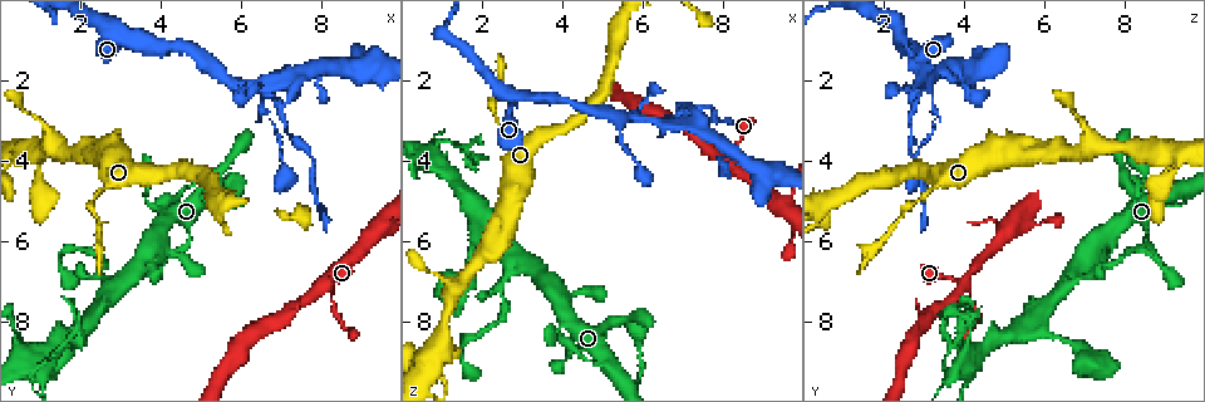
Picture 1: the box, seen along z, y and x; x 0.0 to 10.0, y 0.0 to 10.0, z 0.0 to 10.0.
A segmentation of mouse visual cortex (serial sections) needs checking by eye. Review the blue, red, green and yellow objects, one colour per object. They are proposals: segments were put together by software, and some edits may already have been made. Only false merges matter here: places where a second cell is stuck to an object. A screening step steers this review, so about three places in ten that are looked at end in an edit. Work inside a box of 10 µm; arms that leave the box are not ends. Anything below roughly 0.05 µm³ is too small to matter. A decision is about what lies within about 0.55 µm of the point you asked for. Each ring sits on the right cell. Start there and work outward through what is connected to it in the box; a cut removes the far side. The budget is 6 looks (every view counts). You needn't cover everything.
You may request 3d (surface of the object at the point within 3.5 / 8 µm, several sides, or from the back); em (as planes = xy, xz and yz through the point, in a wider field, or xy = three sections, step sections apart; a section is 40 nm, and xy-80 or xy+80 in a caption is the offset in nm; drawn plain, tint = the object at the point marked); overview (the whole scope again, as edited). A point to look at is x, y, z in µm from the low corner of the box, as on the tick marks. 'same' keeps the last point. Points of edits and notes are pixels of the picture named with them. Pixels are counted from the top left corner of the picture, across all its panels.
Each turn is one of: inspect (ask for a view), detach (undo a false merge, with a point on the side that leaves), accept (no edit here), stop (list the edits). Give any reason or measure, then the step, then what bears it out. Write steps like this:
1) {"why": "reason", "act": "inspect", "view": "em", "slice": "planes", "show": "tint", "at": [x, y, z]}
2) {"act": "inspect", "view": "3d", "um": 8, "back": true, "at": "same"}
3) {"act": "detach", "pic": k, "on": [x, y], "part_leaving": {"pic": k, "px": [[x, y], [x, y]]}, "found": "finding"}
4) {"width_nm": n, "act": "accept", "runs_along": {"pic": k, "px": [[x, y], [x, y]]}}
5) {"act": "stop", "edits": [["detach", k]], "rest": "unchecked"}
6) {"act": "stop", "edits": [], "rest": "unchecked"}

{"why": "abrupt turn", "act": "inspect", "view": "3d", "um": 3.5, "at": [2.65, 0.70, 2.30]}

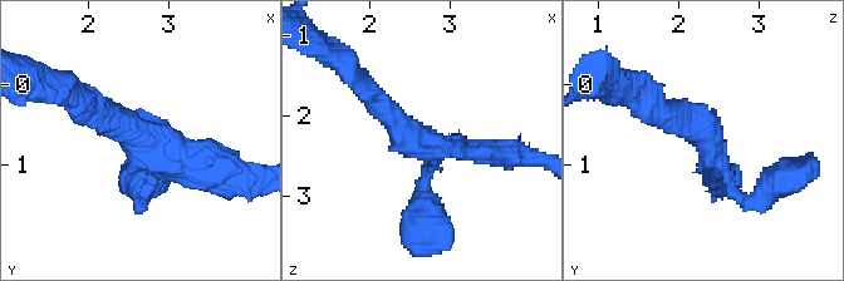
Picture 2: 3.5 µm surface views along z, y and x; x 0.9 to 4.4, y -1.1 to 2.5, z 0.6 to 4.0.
{"arms": 3, "arm_widths_nm": [150, 300, 300], "act": "inspect", "view": "em", "slice": "xy", "step": 5, "show": "tint", "at": [2.70, 0.65, 2.35]}

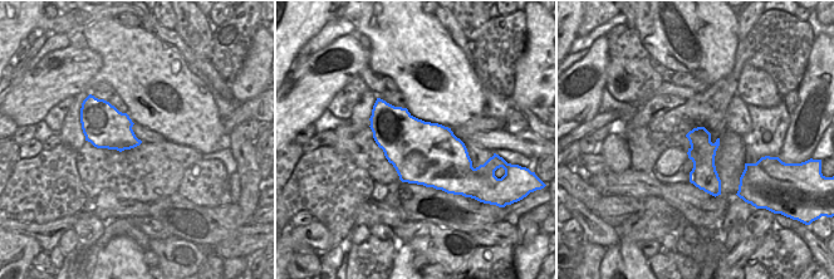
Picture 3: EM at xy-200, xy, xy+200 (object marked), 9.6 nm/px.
{"act": "inspect", "view": "em", "slice": "xy", "step": 1, "show": "tint", "at": "same"}

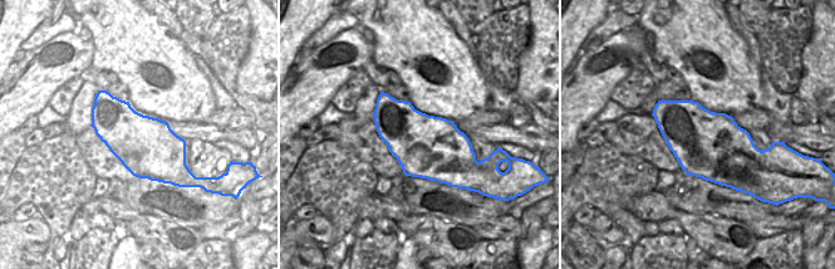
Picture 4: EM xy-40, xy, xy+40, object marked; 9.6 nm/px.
{"act": "accept", "runs_along": {"pic": 2, "px": [[751, 201], [696, 124], [654, 106]]}, "found": "all the same cell"}

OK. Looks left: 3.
{"why": "four arms meet", "act": "inspect", "view": "3d", "um": 8, "at": [6.50, 2.15, 3.15]}

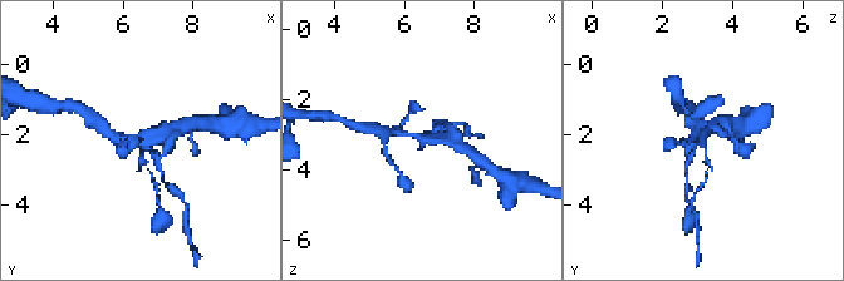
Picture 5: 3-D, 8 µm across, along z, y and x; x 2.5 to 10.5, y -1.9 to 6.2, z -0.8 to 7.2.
{"act": "inspect", "view": "3d", "um": 3.5, "at": "same"}

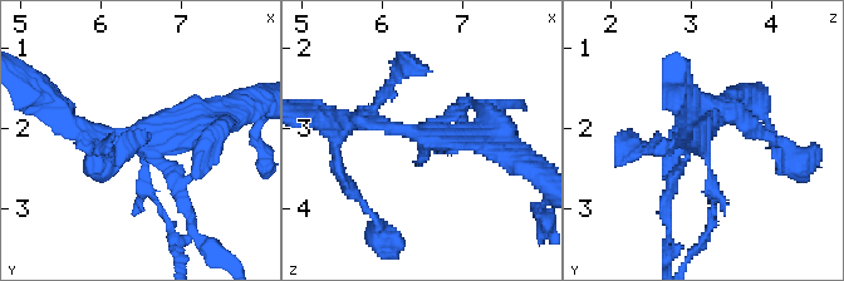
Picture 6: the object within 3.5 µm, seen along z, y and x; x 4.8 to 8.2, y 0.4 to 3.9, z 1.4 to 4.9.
{"arms": 4, "arm_widths_nm": [100, 150, 200, 300], "act": "inspect", "view": "em", "slice": "xy", "step": 5, "show": "tint", "at": [6.55, 2.20, 3.10]}

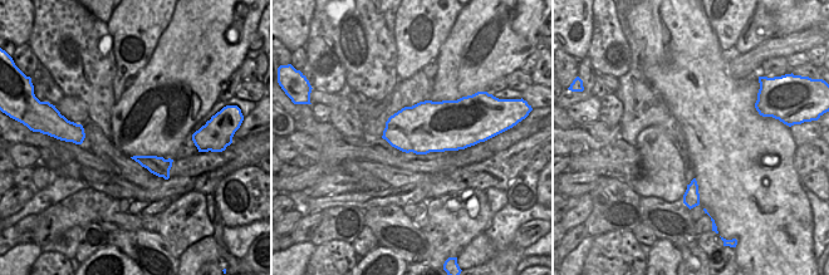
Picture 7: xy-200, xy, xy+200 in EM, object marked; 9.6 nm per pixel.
{"act": "detach", "pic": 6, "on": [191, 222], "part_leaving": {"pic": 6, "px": [[167, 169], [191, 227], [229, 262]]}, "found": "two cells meet here"}

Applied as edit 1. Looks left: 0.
{"act": "stop", "edits": [["detach", 6]], "rest": "unchecked"}

